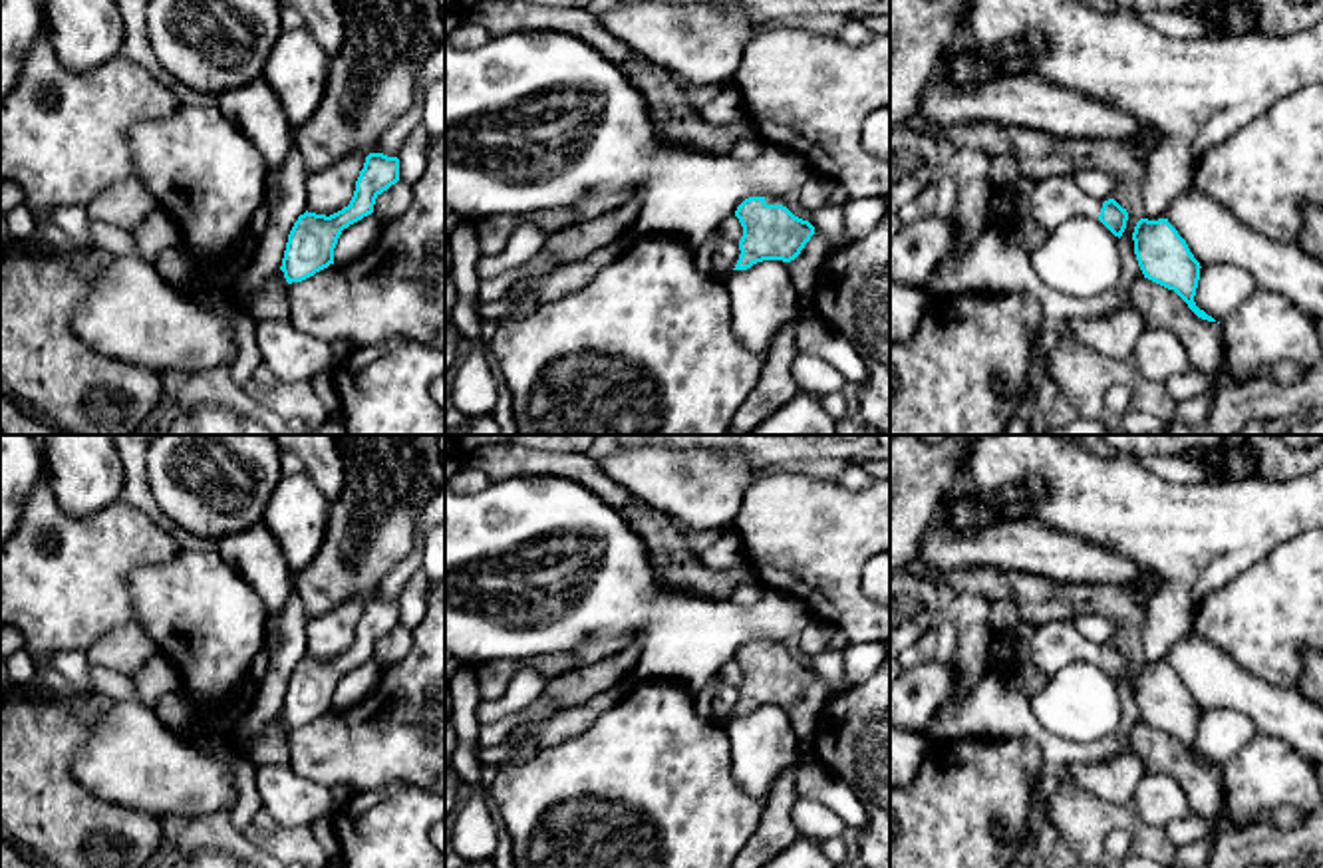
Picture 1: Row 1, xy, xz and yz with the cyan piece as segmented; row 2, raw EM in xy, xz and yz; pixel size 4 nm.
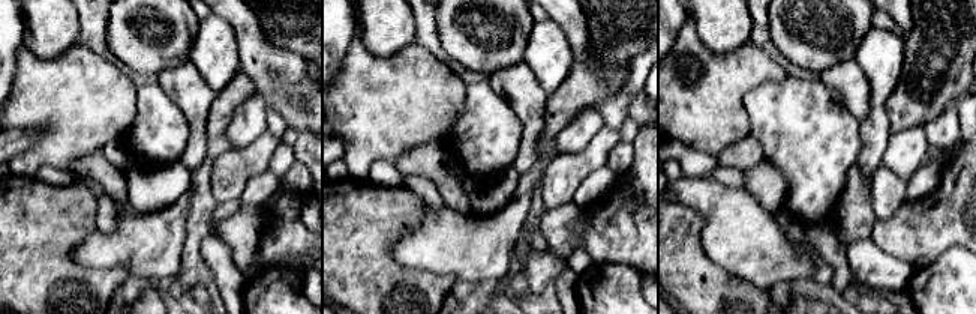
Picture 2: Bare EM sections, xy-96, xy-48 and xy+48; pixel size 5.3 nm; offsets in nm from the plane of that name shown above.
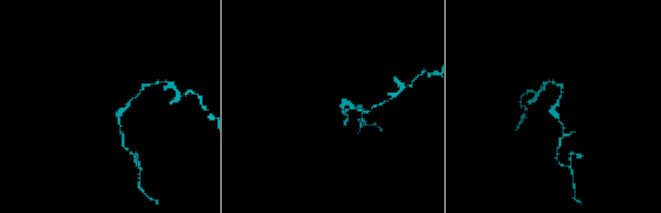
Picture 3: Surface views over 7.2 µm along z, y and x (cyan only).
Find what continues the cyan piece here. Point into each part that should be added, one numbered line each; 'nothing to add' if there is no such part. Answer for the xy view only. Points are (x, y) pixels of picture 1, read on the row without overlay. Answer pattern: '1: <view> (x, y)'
nothing to add

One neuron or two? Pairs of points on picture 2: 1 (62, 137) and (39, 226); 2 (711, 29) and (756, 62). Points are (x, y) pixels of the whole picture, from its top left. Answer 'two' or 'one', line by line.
1: two
2: two

